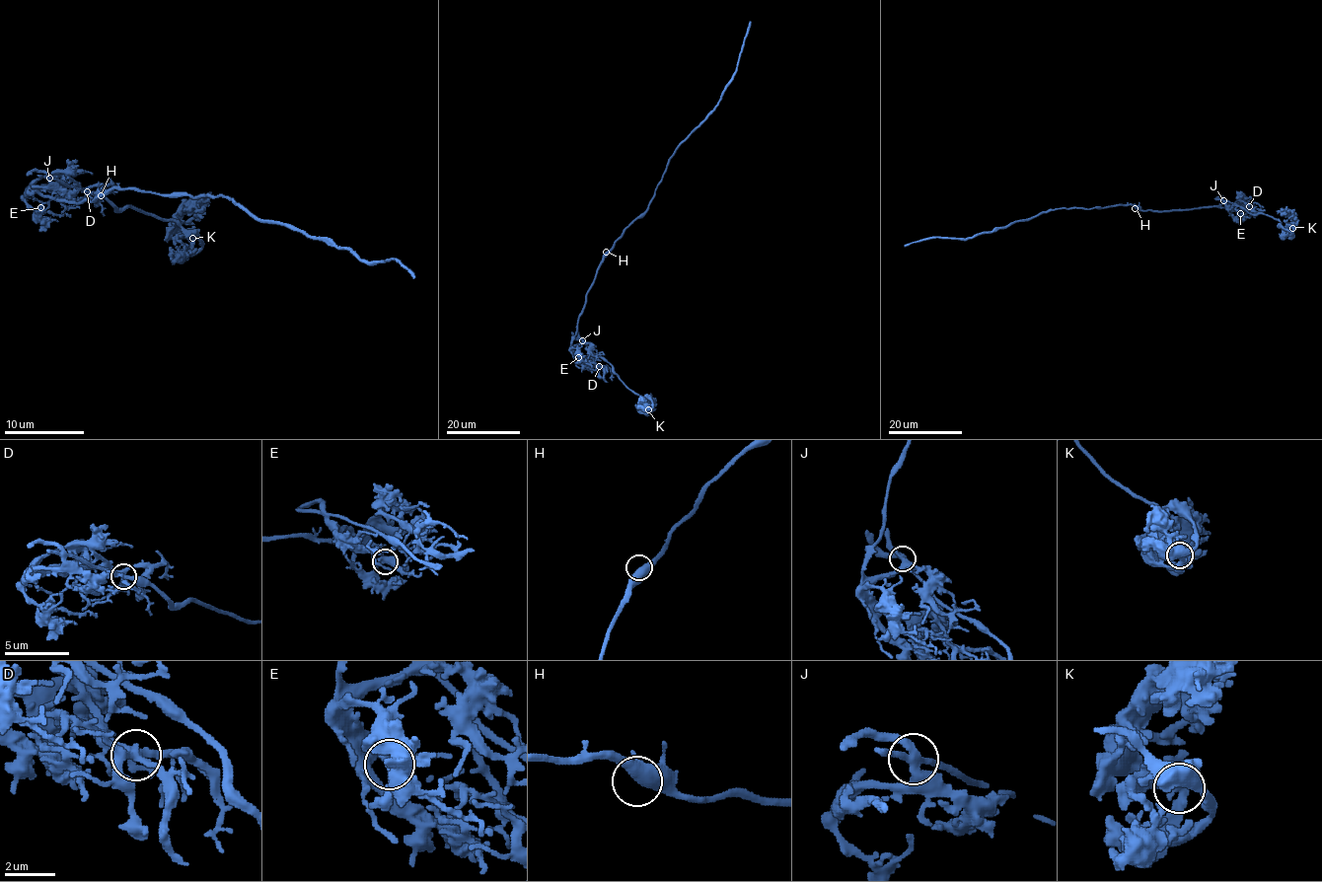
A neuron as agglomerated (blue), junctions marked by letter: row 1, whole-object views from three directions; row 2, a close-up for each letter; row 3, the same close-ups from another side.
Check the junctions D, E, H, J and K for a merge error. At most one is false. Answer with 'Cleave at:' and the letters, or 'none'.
Cleave at: none

